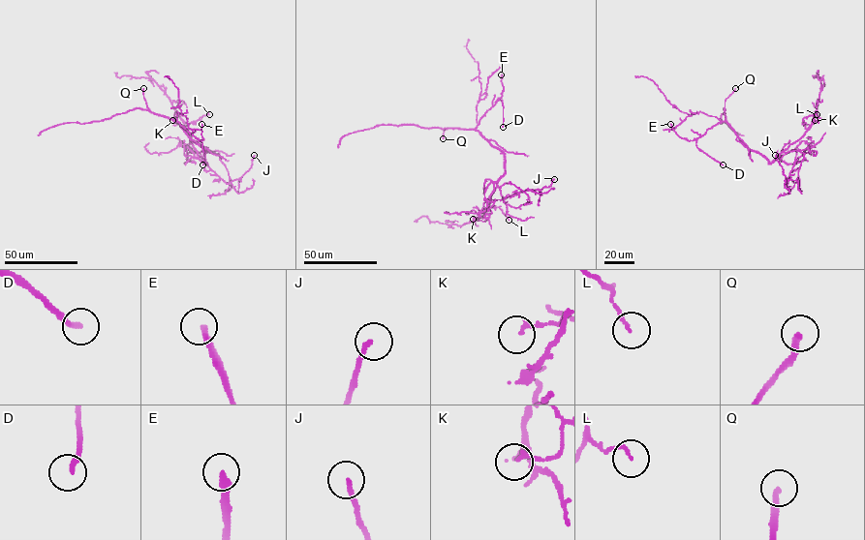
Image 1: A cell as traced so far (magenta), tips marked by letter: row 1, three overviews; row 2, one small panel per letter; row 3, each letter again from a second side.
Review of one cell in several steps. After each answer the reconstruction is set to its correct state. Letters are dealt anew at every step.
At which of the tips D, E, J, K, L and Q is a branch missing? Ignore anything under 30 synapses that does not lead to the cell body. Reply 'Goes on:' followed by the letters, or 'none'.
Goes on: D, E, Q

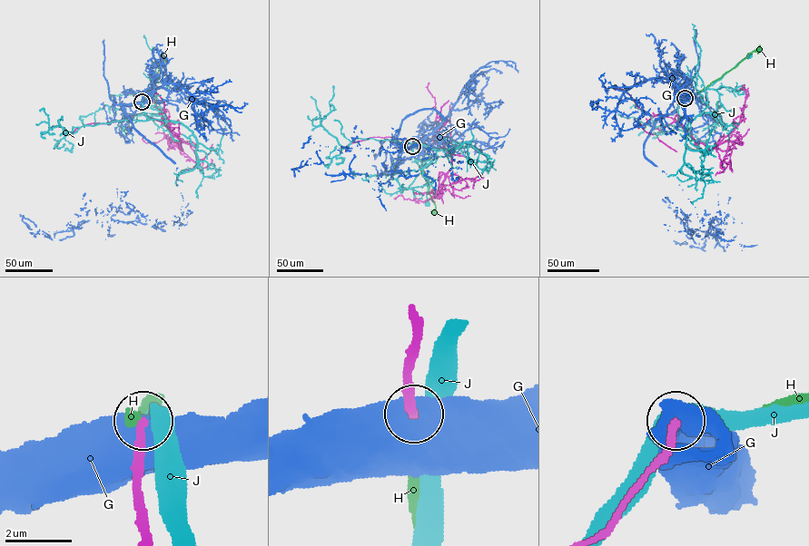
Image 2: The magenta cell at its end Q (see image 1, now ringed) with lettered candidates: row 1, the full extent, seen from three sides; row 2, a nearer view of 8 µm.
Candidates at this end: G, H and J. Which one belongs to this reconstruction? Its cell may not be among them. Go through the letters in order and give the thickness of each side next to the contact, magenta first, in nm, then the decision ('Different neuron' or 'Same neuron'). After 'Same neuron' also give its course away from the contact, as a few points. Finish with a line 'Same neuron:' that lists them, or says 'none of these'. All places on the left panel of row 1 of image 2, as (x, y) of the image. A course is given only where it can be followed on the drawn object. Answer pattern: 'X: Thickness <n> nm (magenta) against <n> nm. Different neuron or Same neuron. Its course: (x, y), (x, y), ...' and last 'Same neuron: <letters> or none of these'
G: Thickness 380 nm (magenta) against 900 nm. Different neuron
H: Thickness 280 nm (magenta) against 320 nm. Different neuron
J: Thickness 280 nm (magenta) against 480 nm. Different neuron
Same neuron: none of these

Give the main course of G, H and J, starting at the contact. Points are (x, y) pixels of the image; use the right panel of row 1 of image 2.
G: (685, 98), (644, 152), (701, 238)
H: (685, 97), (705, 88), (750, 53), (759, 49)
J: (685, 97), (706, 89), (749, 54)

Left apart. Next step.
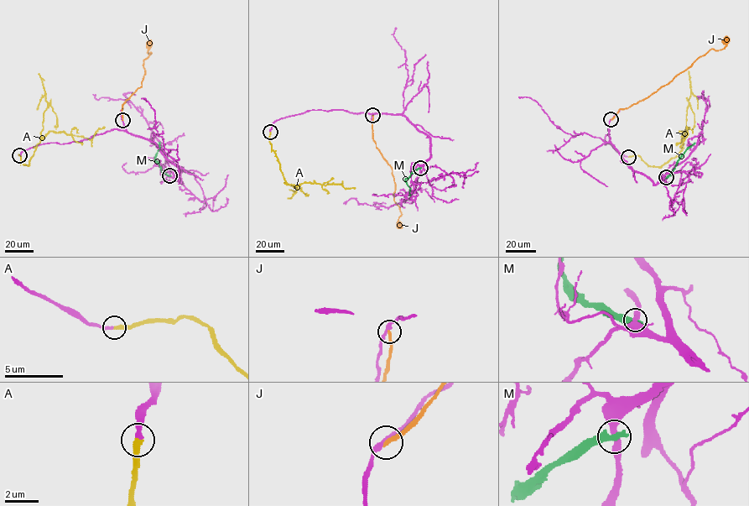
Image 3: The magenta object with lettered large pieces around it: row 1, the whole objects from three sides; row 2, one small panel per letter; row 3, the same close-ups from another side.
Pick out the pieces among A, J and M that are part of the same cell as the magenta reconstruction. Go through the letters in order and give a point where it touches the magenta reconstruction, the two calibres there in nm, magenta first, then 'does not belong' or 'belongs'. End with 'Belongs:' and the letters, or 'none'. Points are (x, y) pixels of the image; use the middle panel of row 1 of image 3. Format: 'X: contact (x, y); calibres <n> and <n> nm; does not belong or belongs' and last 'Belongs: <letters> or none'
A: contact (270, 132); calibres 280 and 320 nm; belongs
J: contact (372, 115); calibres 260 and 280 nm; does not belong
M: contact (420, 168); calibres 360 and 500 nm; does not belong
Belongs: A

